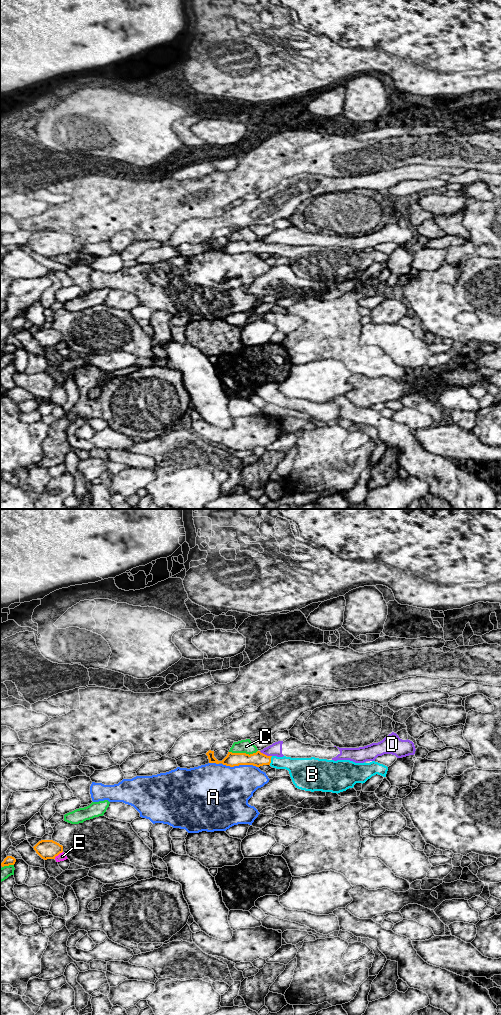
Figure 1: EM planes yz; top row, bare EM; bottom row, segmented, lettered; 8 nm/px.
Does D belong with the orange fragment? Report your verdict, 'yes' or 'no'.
no

